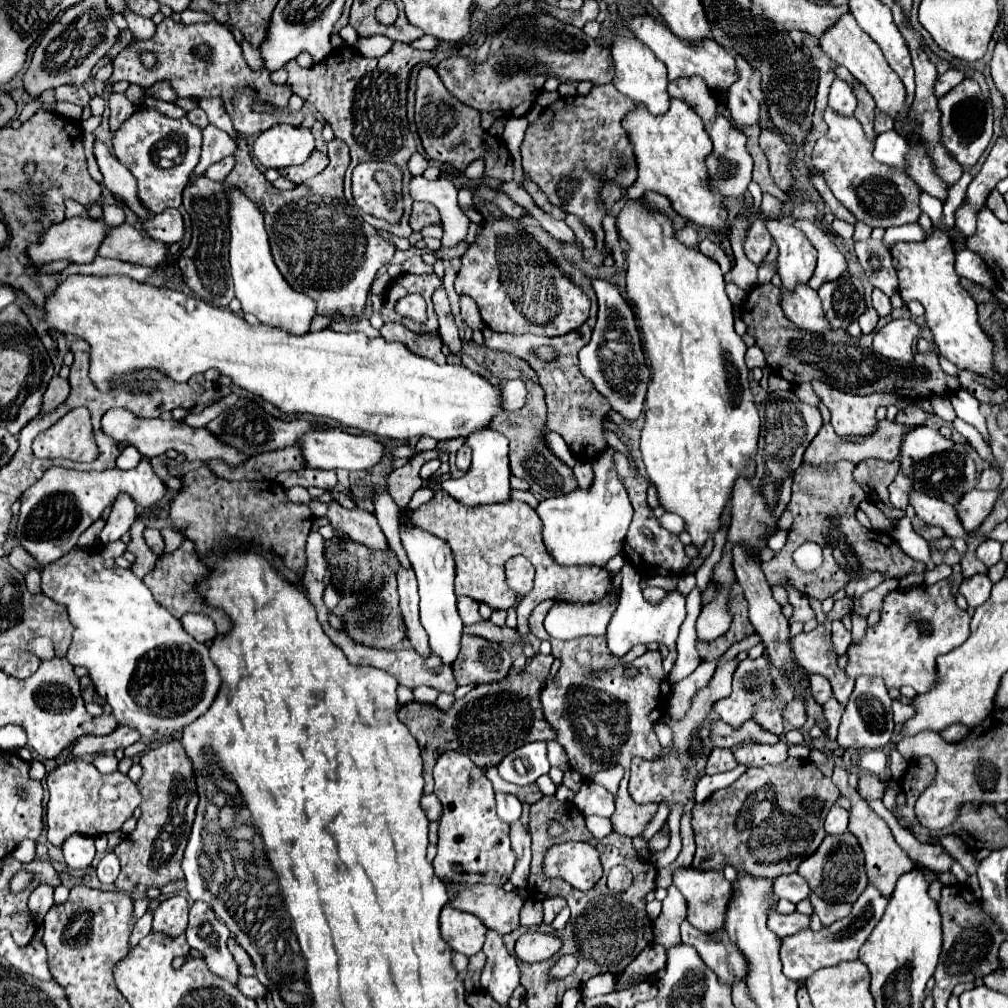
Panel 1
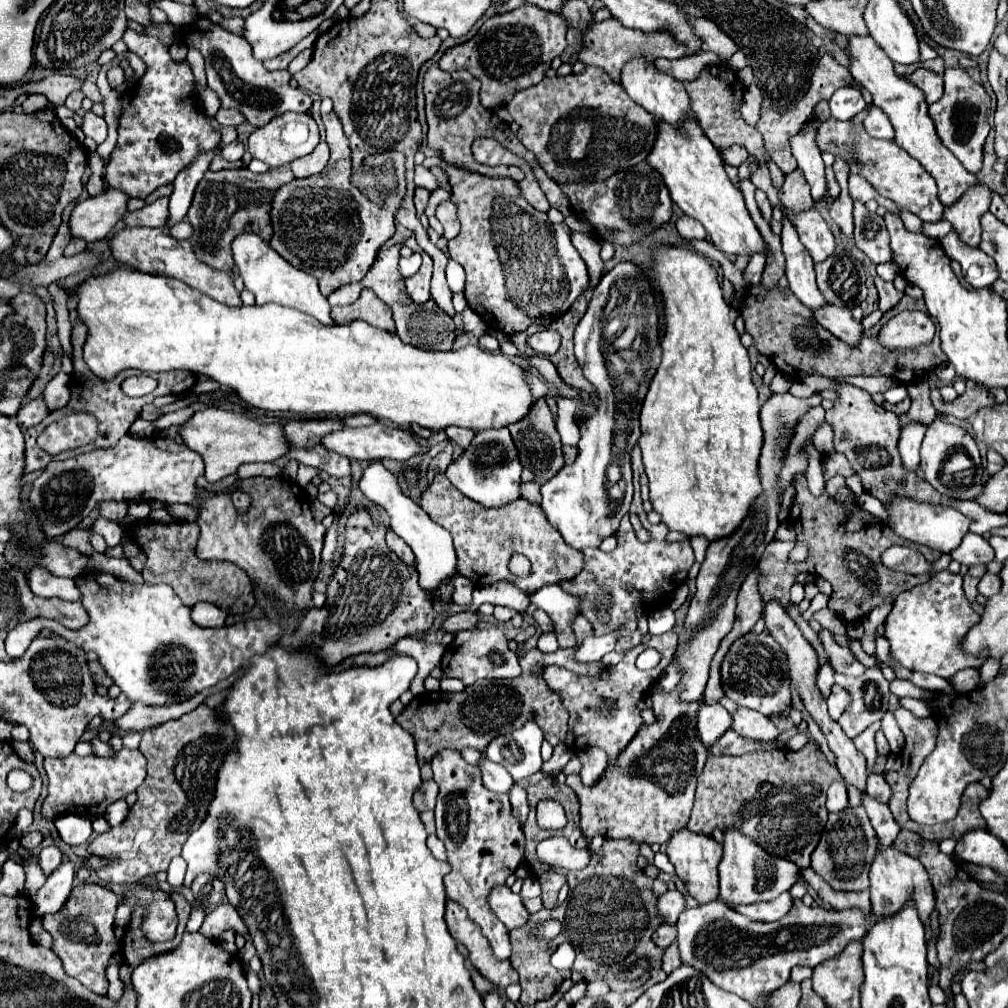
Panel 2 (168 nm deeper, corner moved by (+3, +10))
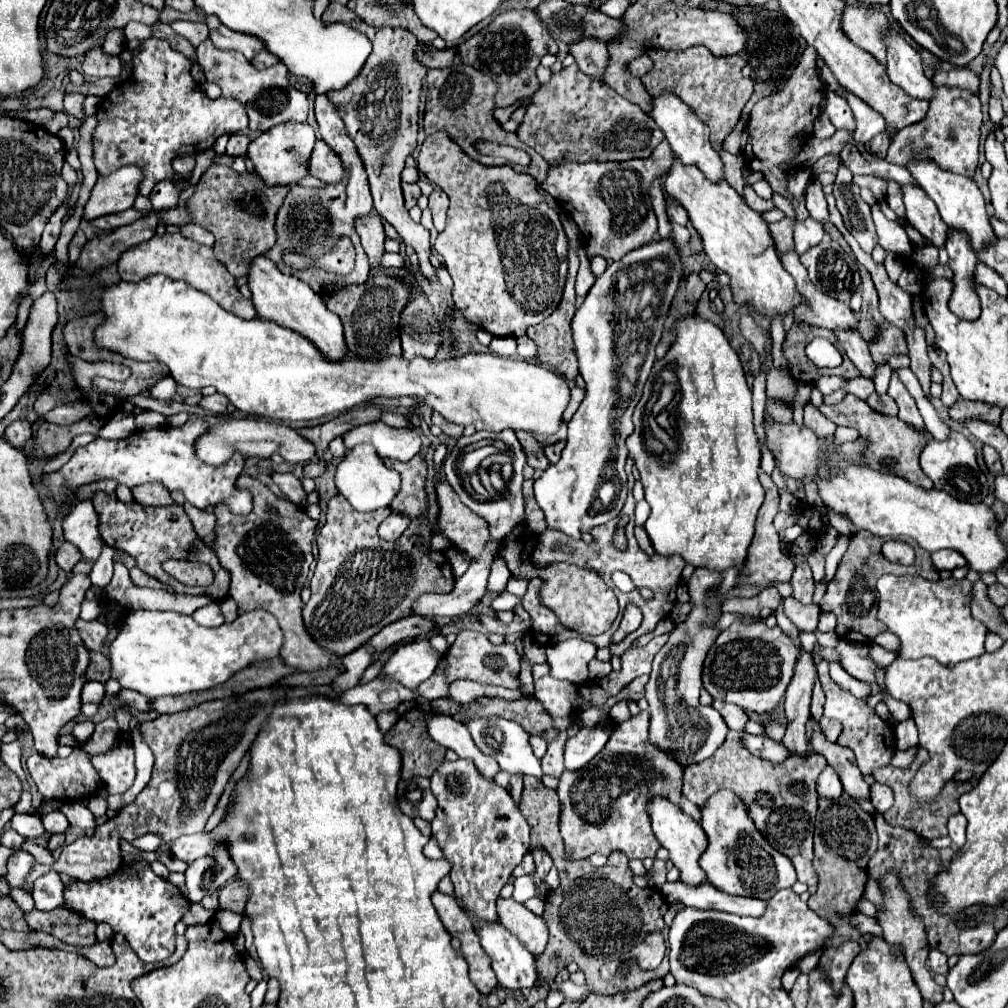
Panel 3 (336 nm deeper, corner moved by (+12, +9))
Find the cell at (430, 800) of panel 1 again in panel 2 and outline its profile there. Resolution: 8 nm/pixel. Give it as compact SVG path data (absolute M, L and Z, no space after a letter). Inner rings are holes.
M423 781L417 791L413 793L413 805L419 813L435 809L435 799L437 799L437 783L435 781Z

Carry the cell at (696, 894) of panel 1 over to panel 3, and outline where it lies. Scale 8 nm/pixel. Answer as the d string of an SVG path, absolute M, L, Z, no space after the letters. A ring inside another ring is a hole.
M666 798L652 800L648 804L648 812L652 816L652 830L658 838L658 842L662 844L662 848L666 848L670 852L670 860L680 870L680 882L688 884L688 886L700 886L700 882L706 880L706 874L698 864L700 854L704 854L704 850L706 850L706 834L704 834L702 826L698 822L694 822L690 816L686 816L678 806L670 804Z

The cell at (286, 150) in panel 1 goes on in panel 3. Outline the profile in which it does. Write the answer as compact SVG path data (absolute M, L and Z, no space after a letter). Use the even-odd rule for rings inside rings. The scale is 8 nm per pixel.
M282 122L276 128L270 128L262 132L256 140L248 146L248 158L256 166L256 174L264 178L268 186L274 184L296 184L296 180L306 176L306 162L310 158L310 152L314 148L316 136L308 122Z

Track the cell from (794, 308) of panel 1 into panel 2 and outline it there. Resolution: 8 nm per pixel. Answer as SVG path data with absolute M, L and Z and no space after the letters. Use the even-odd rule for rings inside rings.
M829 305L829 309L817 309L817 313L813 313L813 315L837 339L849 343L851 347L859 345L859 341L863 337L863 325L853 319L853 315L851 315L849 309Z

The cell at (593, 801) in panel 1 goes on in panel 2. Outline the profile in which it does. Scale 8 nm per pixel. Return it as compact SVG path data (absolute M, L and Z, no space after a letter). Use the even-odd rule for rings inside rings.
M585 747L581 751L577 751L577 757L581 761L581 779L585 785L593 785L601 773L607 767L607 753L599 747Z

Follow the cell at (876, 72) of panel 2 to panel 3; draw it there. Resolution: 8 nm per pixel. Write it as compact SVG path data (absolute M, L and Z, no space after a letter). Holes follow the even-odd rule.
M912 158L912 162L908 162L906 166L910 170L910 174L916 178L918 186L926 190L926 194L936 202L942 220L956 228L956 230L966 230L970 236L970 244L976 250L980 250L984 244L992 242L996 236L992 232L992 226L988 222L988 214L986 214L986 206L984 206L984 196L978 188L978 184L972 178L964 178L958 174L952 174L948 170L942 170L940 166L936 166L936 162L928 160L928 158Z

